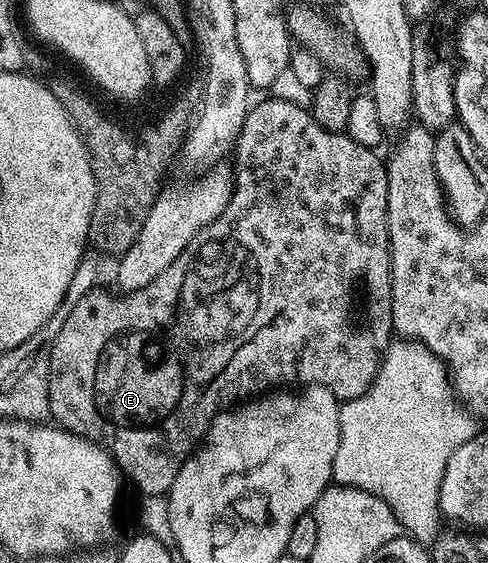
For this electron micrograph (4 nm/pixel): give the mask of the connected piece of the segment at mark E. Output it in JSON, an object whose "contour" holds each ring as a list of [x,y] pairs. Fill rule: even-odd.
{"contour":[[[269,97],[261,103],[253,102],[248,109],[248,115],[244,118],[244,124],[240,130],[240,136],[236,139],[234,148],[234,156],[236,155],[236,163],[234,162],[234,178],[232,181],[232,196],[226,205],[226,209],[221,215],[214,220],[210,225],[206,225],[206,229],[202,229],[192,238],[190,245],[186,245],[186,249],[182,249],[182,253],[178,258],[171,263],[162,273],[158,273],[158,277],[154,277],[154,281],[150,281],[148,285],[137,291],[127,293],[115,293],[111,295],[108,291],[100,291],[101,289],[93,289],[90,293],[86,293],[86,297],[82,297],[82,301],[78,301],[78,305],[68,308],[68,316],[62,325],[62,329],[58,329],[58,337],[54,337],[54,345],[50,353],[50,361],[48,362],[48,414],[59,426],[65,431],[72,431],[75,435],[80,435],[84,439],[89,439],[91,443],[97,443],[99,447],[103,447],[109,455],[112,456],[116,466],[121,472],[133,483],[139,490],[139,494],[143,495],[162,495],[167,496],[168,491],[174,485],[174,477],[178,477],[178,469],[182,469],[182,465],[188,459],[189,455],[196,450],[198,444],[203,440],[208,433],[208,427],[212,423],[212,419],[219,411],[227,411],[233,405],[239,404],[241,401],[247,400],[249,396],[256,397],[261,393],[271,392],[273,389],[283,388],[285,385],[311,385],[313,387],[325,387],[330,389],[330,393],[334,393],[334,397],[338,400],[353,399],[362,393],[366,393],[368,386],[374,381],[374,377],[378,373],[380,363],[384,360],[384,350],[388,348],[388,344],[394,338],[392,330],[392,250],[390,249],[390,237],[388,236],[388,168],[385,160],[376,156],[377,152],[373,148],[366,145],[358,145],[358,141],[351,139],[345,132],[331,131],[330,129],[322,129],[322,125],[318,125],[318,121],[314,121],[311,110],[307,106],[299,103],[291,103],[285,99],[277,99]],[[361,275],[368,282],[368,295],[372,298],[372,331],[368,331],[365,335],[359,335],[352,328],[352,323],[348,320],[348,310],[352,307],[352,286],[356,283],[356,278]]]}

